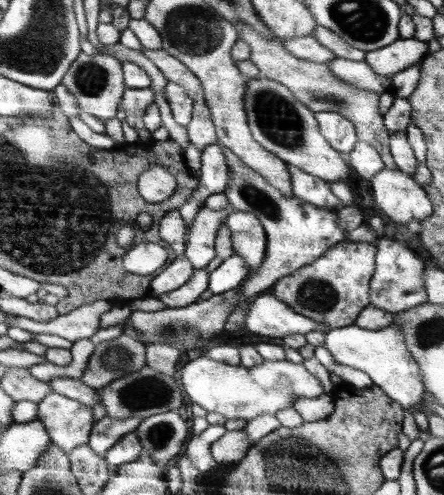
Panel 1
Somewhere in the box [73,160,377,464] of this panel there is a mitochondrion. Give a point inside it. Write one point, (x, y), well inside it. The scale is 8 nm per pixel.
(146, 391)

